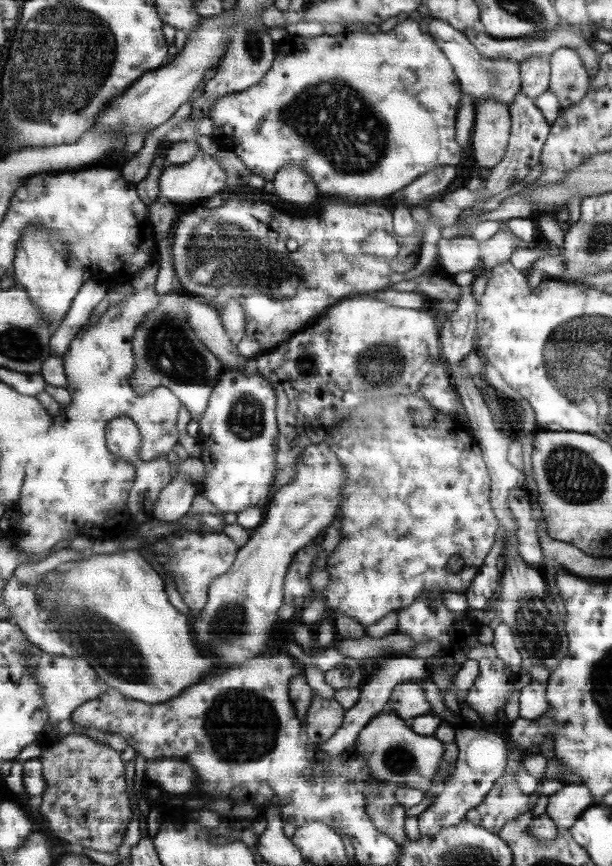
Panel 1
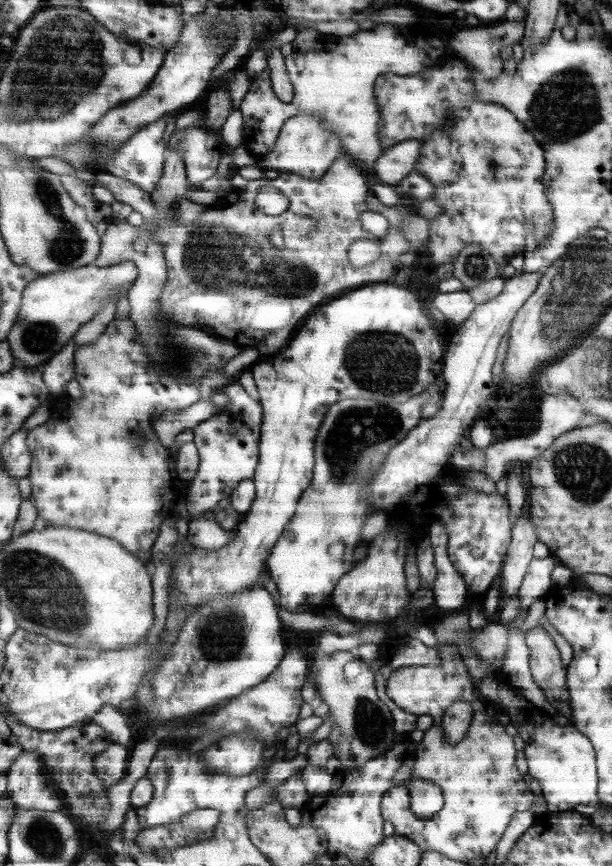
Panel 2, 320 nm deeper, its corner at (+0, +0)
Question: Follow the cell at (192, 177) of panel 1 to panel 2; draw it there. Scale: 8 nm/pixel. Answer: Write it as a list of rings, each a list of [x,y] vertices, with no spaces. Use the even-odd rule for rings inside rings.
[[[206,124],[181,130],[170,136],[168,146],[170,150],[182,152],[191,189],[201,189],[201,182],[215,176],[221,156],[232,149],[220,134],[209,132]]]

